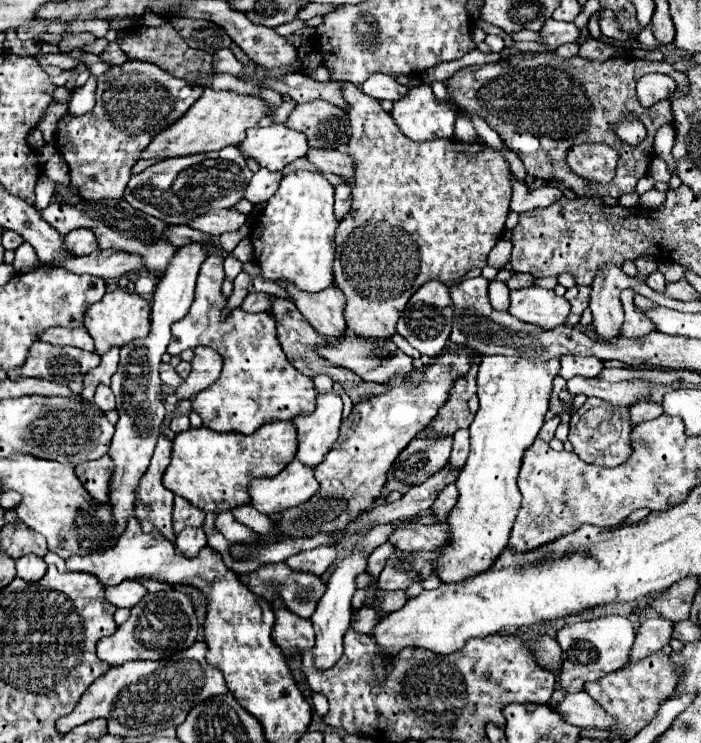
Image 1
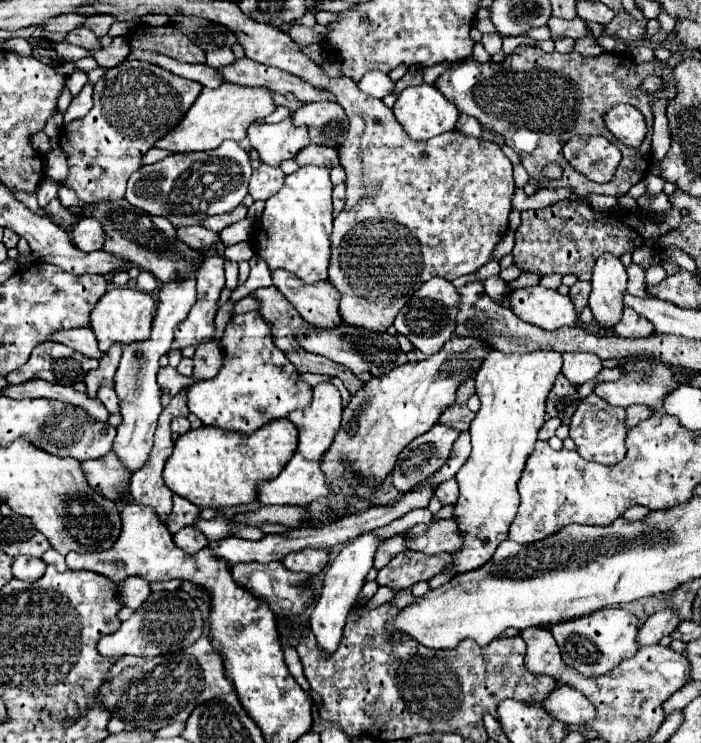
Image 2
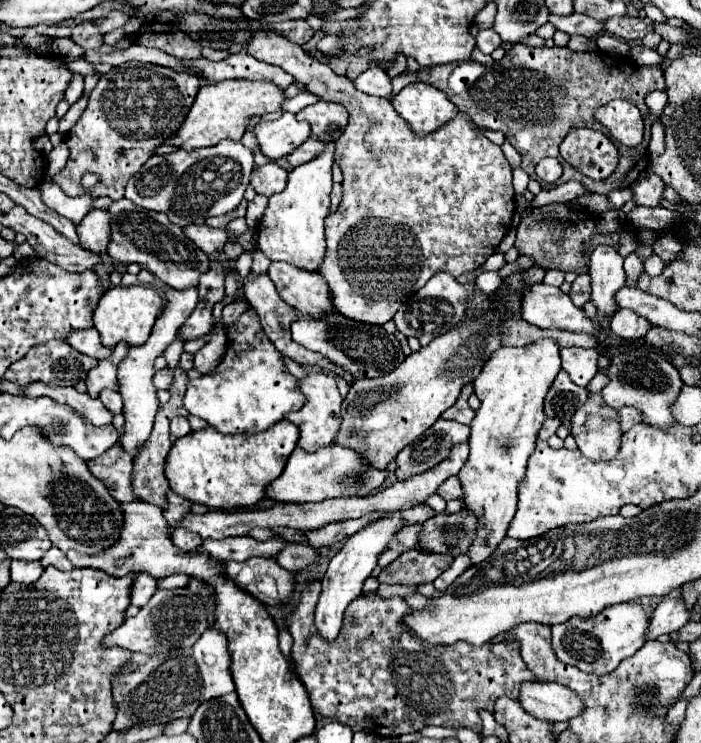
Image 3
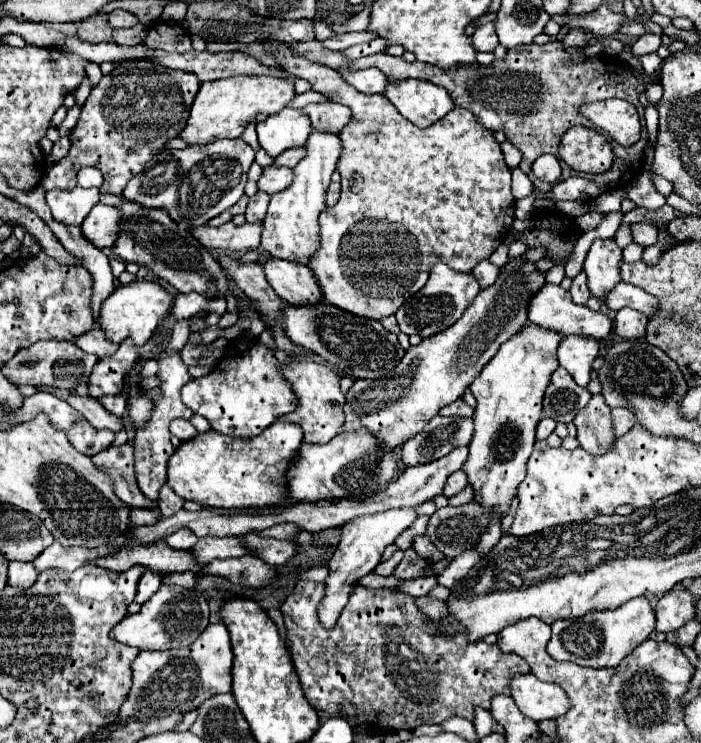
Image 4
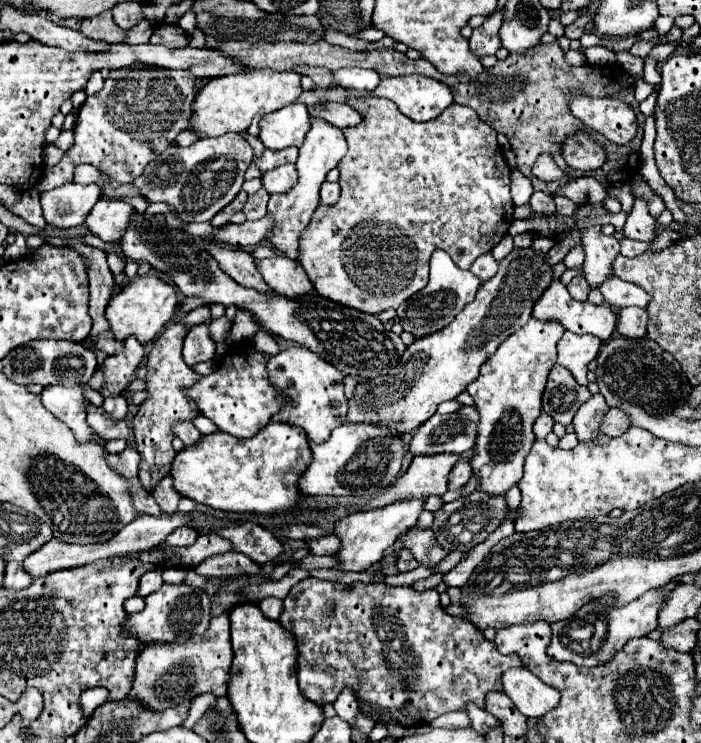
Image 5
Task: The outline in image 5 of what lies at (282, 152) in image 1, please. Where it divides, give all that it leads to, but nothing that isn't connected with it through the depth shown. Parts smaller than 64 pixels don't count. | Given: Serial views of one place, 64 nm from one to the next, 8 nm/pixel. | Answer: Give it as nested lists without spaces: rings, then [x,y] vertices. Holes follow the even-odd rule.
[[[294,102],[262,116],[260,140],[264,142],[266,148],[272,150],[284,150],[288,146],[300,148],[308,128],[310,128],[310,118],[306,104]]]

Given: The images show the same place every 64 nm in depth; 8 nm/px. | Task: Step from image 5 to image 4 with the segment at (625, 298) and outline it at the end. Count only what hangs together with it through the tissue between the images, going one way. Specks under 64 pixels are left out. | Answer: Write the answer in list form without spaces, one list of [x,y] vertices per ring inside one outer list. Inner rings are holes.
[[[618,282],[606,294],[606,306],[610,310],[620,310],[620,308],[628,306],[628,308],[640,310],[646,316],[652,316],[656,312],[656,308],[658,308],[658,300],[652,294],[648,294],[642,288],[638,288],[638,286],[632,286],[632,284],[626,284],[626,282]]]

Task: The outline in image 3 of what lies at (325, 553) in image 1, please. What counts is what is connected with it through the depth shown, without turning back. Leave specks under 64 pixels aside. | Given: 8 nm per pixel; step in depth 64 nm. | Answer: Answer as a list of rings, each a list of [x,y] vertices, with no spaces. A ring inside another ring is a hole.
[[[286,542],[284,548],[276,556],[272,556],[272,560],[278,562],[286,570],[302,570],[316,560],[316,552],[308,544]]]

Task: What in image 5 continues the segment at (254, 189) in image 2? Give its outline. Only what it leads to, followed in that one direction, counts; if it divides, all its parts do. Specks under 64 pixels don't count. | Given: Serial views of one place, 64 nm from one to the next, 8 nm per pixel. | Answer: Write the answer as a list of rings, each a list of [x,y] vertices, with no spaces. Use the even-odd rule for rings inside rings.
[[[282,164],[262,176],[262,186],[270,194],[284,194],[296,186],[296,166],[294,164]]]

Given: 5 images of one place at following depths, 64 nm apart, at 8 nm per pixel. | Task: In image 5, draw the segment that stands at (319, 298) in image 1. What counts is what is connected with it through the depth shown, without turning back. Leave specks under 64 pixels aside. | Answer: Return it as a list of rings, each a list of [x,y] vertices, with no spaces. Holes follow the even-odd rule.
[[[274,256],[264,260],[254,258],[254,264],[266,284],[282,296],[304,296],[304,292],[312,290],[308,276],[302,272],[296,260],[290,260],[286,256]]]

